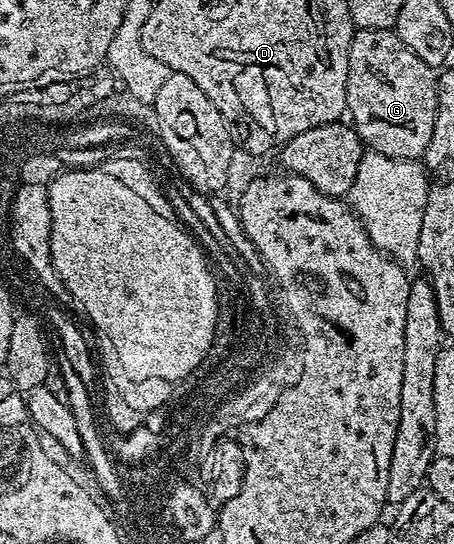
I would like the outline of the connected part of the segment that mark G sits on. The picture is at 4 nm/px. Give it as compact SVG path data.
M395 29L355 31L350 59L350 118L352 114L351 121L375 153L416 160L434 136L438 108L434 108L430 72L410 60L396 44L395 34Z

